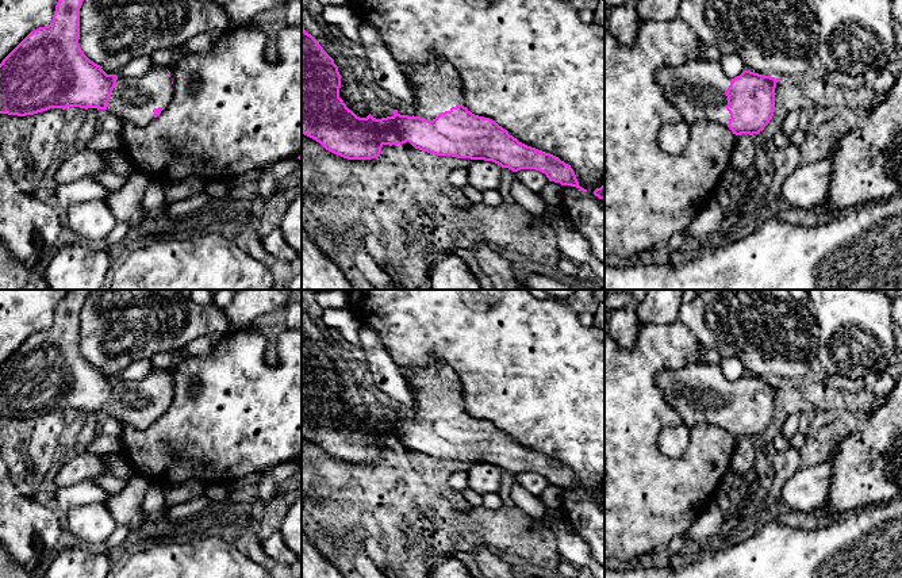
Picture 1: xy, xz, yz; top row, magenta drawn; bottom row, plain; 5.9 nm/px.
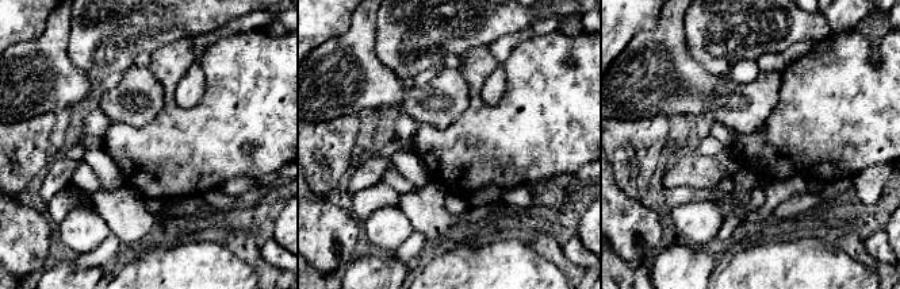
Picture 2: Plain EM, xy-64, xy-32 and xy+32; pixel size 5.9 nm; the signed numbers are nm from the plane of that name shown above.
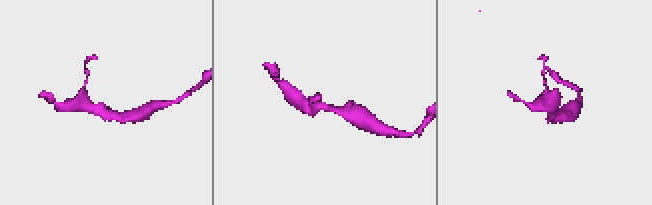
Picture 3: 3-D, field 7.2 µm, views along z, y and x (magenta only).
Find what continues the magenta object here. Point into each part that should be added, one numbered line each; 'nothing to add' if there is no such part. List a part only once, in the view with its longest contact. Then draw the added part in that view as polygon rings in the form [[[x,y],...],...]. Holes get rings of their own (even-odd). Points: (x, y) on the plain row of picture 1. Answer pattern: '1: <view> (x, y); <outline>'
1: xz (437, 391); [[[449,364],[411,367],[408,372],[414,386],[414,420],[433,424],[441,416],[464,406],[458,376]]]

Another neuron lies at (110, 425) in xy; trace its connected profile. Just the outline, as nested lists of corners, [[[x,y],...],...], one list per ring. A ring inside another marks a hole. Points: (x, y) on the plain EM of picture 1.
[[[107,412],[103,413],[104,418],[100,421],[101,432],[120,440],[123,433],[123,425],[112,418]]]

